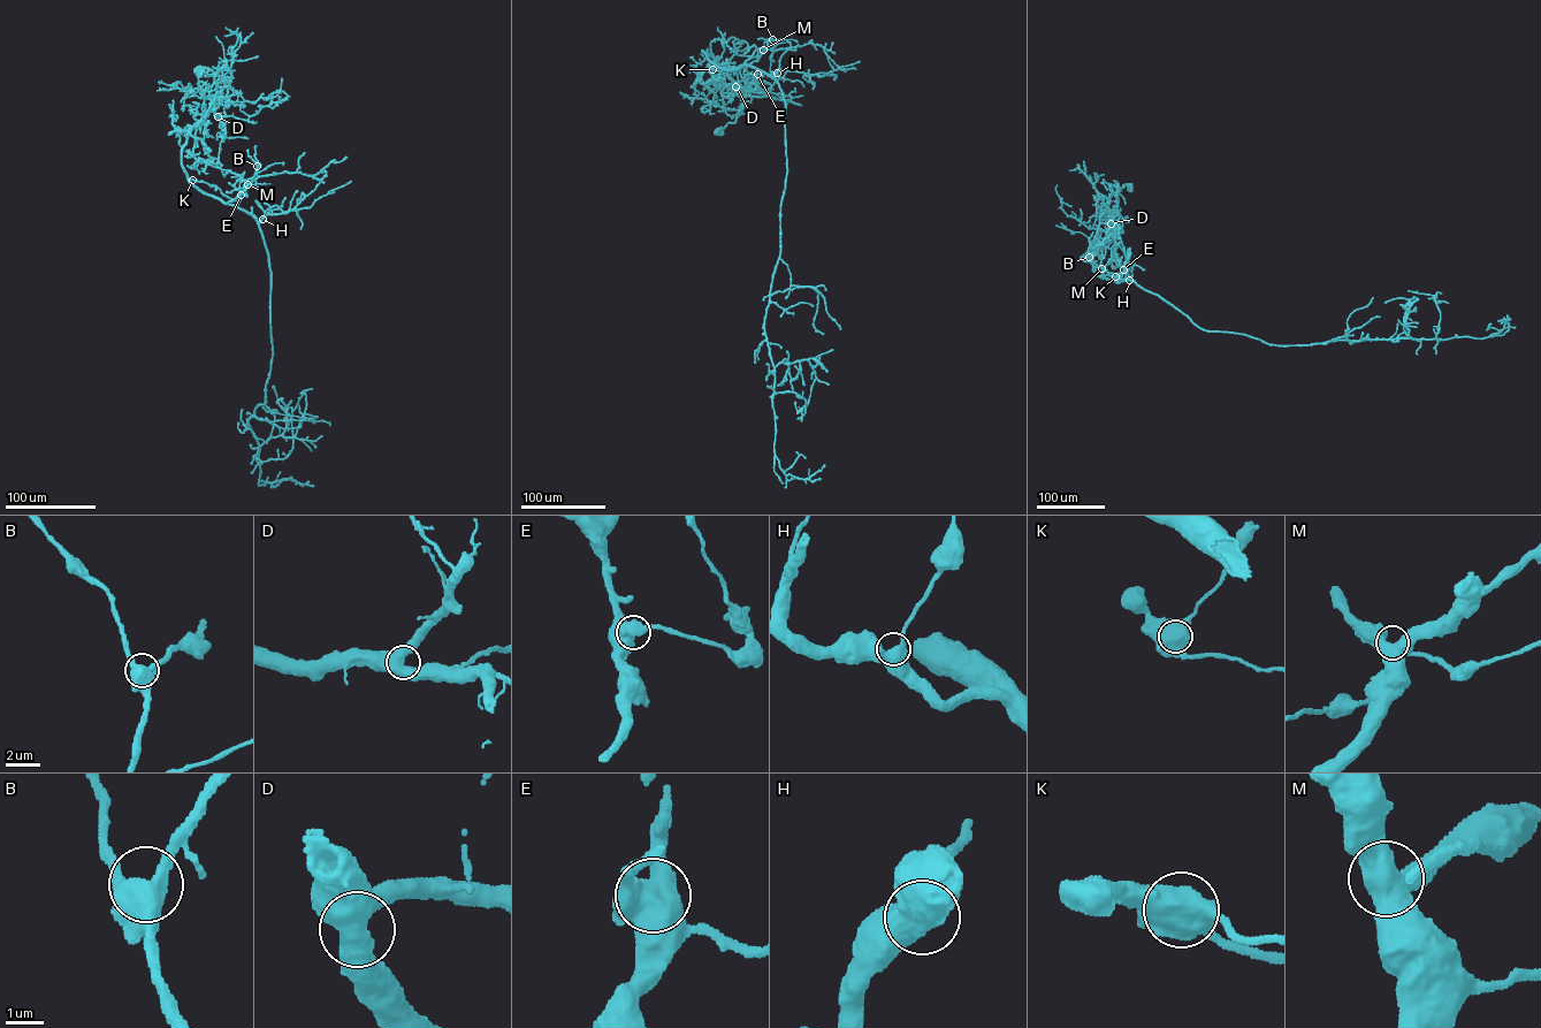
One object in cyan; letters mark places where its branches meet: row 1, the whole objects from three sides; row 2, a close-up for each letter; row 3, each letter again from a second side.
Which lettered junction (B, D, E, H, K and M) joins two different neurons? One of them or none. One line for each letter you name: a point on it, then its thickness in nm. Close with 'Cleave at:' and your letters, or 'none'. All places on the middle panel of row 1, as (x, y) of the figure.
Cleave at: none

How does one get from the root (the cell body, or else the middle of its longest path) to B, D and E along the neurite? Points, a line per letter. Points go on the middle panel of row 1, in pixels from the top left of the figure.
B: (718, 131), (734, 122), (744, 99), (702, 50), (717, 66), (732, 69), (772, 39)
D: (718, 131), (734, 122), (742, 111), (744, 99), (735, 86)
E: (718, 131), (734, 122), (744, 99), (717, 61), (702, 50), (719, 67), (752, 66), (757, 74)

